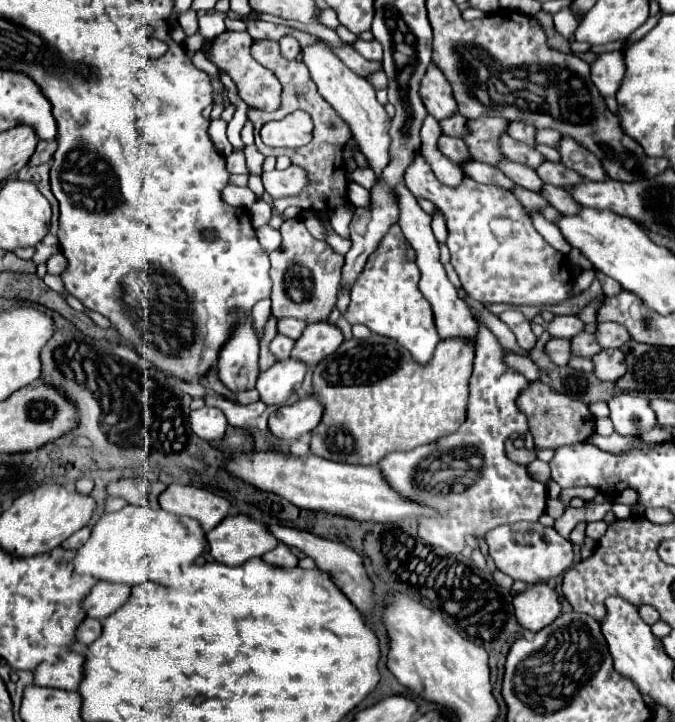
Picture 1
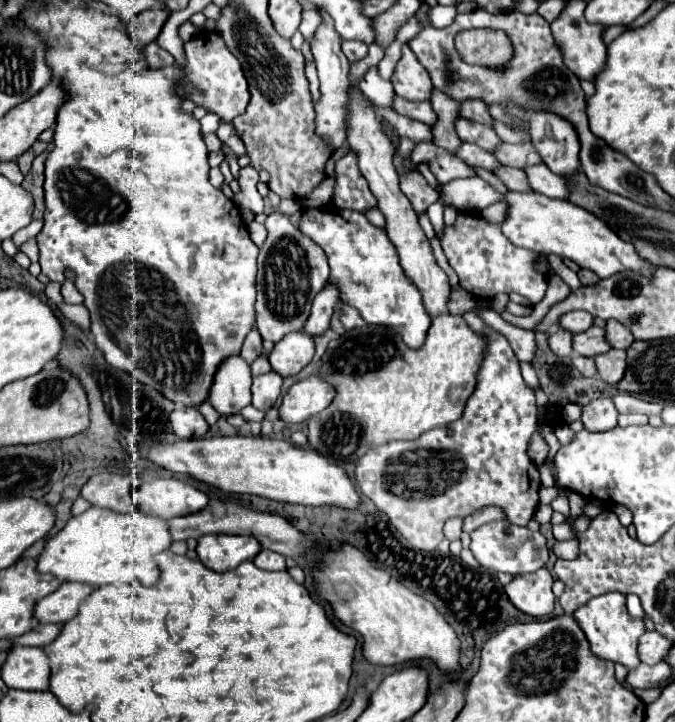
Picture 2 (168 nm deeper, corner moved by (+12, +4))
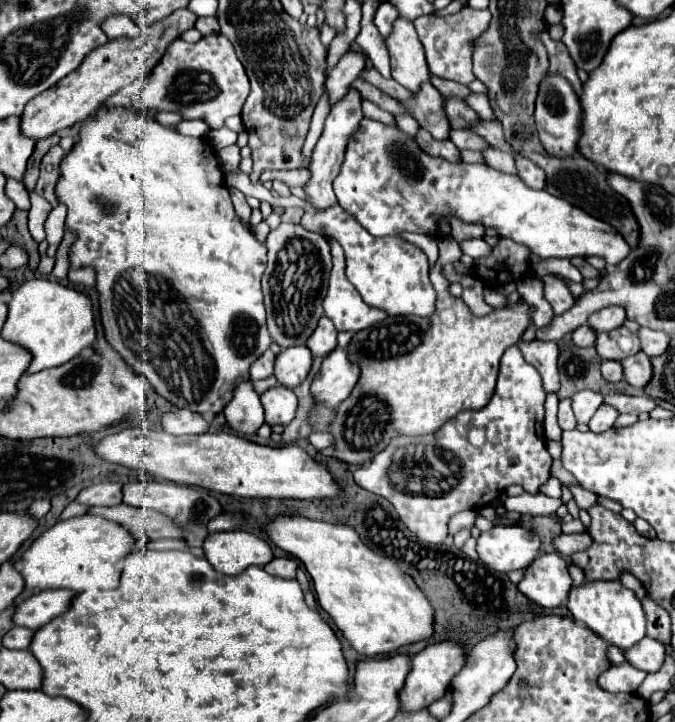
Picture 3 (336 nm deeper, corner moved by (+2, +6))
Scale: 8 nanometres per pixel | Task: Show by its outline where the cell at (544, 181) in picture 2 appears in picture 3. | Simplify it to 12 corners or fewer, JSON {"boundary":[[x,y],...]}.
{"boundary":[[516,155],[518,177],[532,189],[544,189],[546,175]]}

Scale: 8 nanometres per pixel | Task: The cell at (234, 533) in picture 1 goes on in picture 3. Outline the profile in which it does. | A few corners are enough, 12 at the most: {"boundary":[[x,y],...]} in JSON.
{"boundary":[[246,531],[210,533],[202,549],[224,575],[262,567],[274,557]]}

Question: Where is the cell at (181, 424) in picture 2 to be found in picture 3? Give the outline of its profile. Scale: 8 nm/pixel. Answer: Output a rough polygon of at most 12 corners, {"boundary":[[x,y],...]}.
{"boundary":[[172,409],[162,415],[170,435],[200,435],[208,423],[194,411]]}

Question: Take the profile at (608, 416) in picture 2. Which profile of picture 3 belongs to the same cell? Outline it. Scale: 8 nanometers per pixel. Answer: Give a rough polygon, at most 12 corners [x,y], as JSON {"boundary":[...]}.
{"boundary":[[608,405],[594,413],[588,427],[604,433],[614,425],[618,413]]}

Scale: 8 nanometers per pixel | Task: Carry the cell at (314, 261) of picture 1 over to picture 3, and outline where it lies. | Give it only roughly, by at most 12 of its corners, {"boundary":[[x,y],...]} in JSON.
{"boundary":[[282,223],[266,239],[268,329],[304,345],[322,317],[330,245]]}

